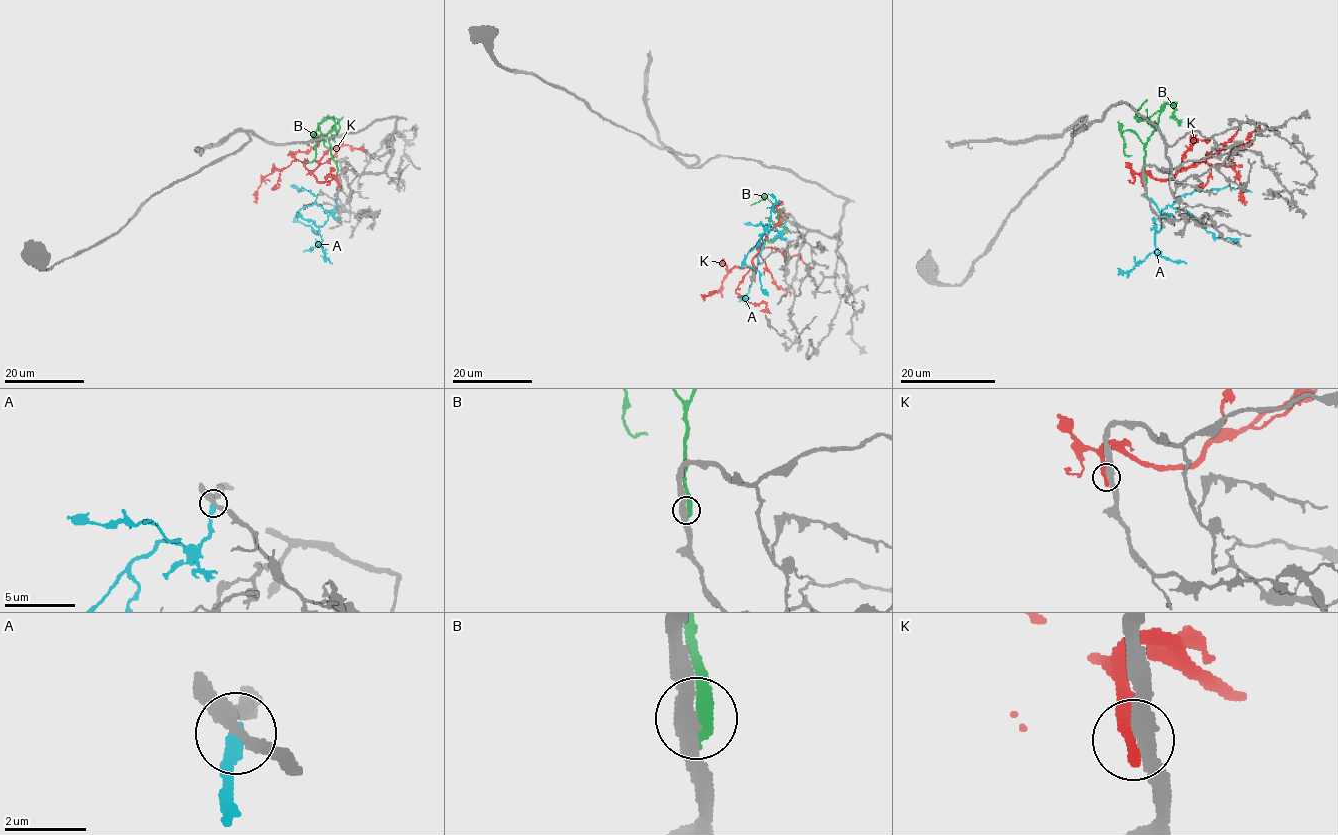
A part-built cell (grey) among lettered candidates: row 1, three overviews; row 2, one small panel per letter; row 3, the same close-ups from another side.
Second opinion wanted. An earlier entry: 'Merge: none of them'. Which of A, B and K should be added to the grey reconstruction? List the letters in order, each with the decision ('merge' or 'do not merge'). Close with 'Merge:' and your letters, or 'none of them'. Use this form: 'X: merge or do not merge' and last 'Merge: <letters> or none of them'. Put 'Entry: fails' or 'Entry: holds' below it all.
A: do not merge
B: do not merge
K: do not merge
Merge: none of them
Entry: holds

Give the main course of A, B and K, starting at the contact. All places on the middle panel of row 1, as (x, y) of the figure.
A: (786, 219), (785, 228), (763, 236), (745, 259), (745, 263), (757, 270), (761, 289), (768, 295)
B: (788, 216), (779, 217), (777, 224), (787, 228), (781, 235), (759, 245)
K: (787, 214), (768, 233), (752, 265), (733, 267), (723, 279), (722, 286), (703, 300)

